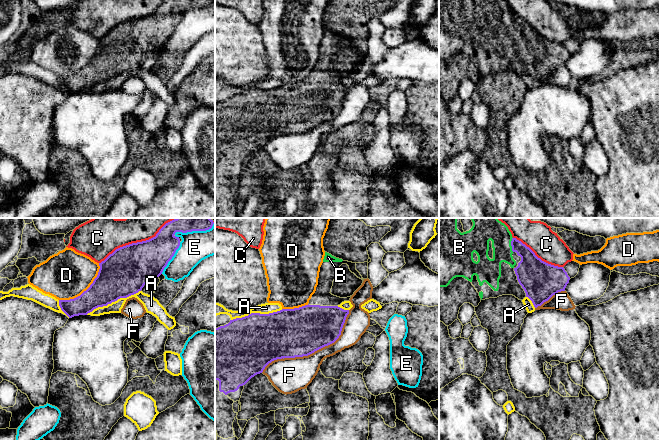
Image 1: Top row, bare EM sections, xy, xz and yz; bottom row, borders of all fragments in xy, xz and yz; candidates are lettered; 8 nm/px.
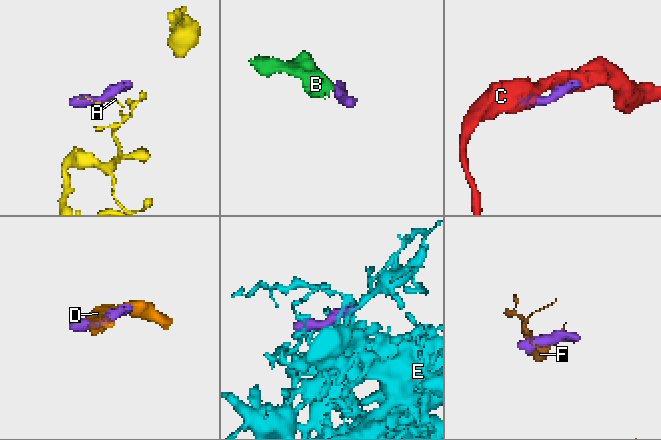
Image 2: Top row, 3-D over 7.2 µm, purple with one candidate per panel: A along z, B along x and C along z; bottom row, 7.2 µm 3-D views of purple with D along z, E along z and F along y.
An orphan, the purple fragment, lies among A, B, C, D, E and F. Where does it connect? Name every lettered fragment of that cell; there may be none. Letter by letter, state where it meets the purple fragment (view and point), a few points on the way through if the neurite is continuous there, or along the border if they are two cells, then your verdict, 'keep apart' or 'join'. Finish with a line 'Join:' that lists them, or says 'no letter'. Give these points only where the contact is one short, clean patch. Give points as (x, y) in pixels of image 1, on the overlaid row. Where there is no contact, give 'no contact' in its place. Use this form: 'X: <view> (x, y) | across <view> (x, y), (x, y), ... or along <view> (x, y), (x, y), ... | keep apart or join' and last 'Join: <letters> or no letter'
A: xy (113, 301) | keep apart
B: yz (511, 244) | across yz (531, 268), (528, 258), (511, 244), (486, 226) | join
C: xy (138, 242) | keep apart
D: xy (86, 290) | keep apart
E: xy (171, 258) | keep apart
F: xz (312, 352) | keep apart
Join: B

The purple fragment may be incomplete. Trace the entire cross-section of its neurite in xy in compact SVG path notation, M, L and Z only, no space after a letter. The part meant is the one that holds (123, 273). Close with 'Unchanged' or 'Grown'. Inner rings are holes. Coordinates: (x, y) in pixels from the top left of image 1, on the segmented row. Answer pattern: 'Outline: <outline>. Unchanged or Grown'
Outline: M176 218L166 223L155 237L116 249L99 263L98 275L86 291L74 299L59 300L61 310L69 318L87 315L98 307L107 306L120 298L127 298L138 293L149 280L162 274L179 248L180 239L175 236L176 232L206 231L211 229L213 224L214 222L210 218Z. Unchanged

